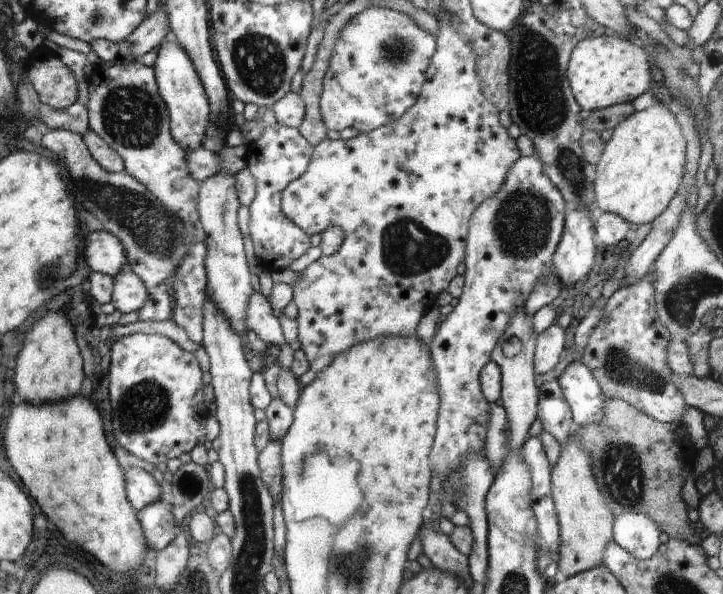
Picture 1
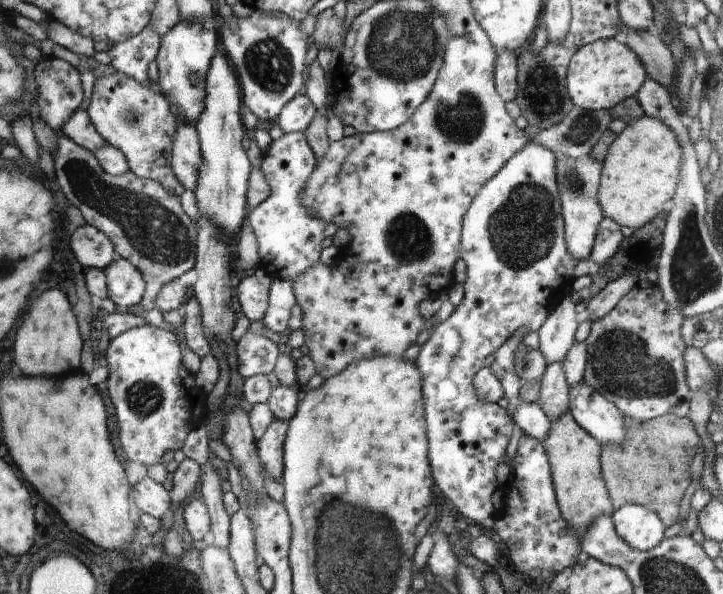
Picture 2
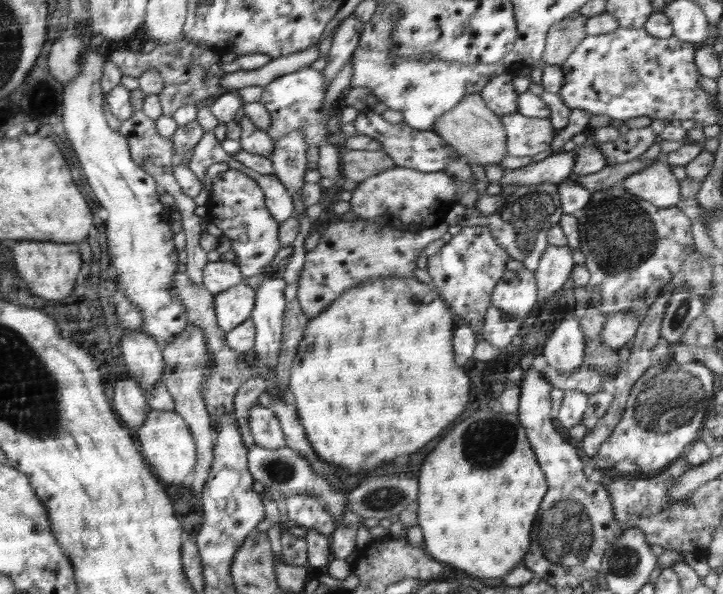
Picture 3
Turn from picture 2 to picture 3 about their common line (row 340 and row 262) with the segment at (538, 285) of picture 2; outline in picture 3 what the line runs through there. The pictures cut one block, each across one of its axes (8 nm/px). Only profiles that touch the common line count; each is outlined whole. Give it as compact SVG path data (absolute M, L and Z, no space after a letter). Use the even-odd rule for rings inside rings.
M468 227L462 228L436 254L428 257L427 271L444 302L477 332L485 327L485 314L492 304L494 287L504 276L508 260L512 258L508 258L508 253L496 243L490 228Z

